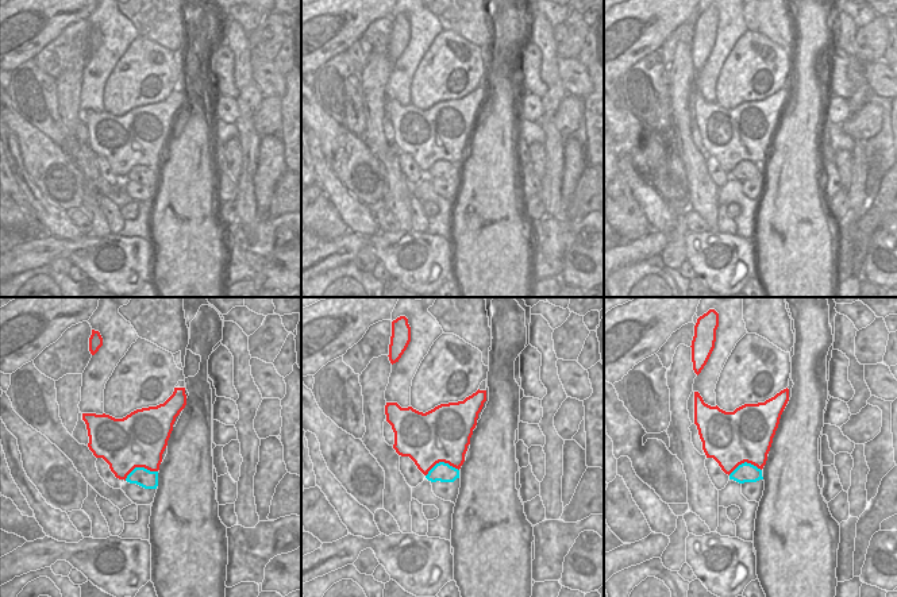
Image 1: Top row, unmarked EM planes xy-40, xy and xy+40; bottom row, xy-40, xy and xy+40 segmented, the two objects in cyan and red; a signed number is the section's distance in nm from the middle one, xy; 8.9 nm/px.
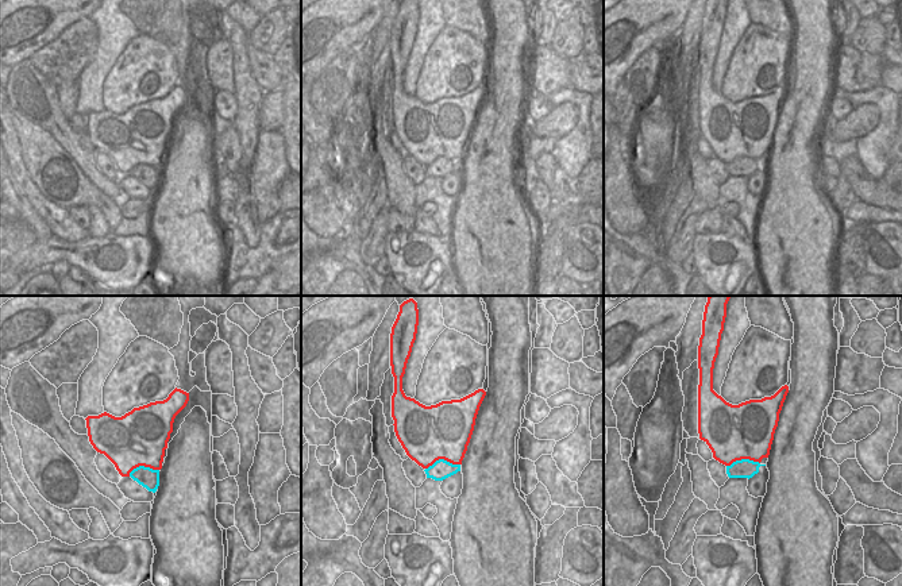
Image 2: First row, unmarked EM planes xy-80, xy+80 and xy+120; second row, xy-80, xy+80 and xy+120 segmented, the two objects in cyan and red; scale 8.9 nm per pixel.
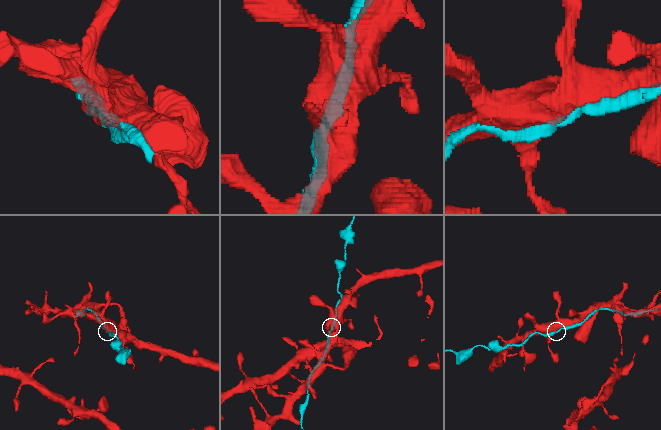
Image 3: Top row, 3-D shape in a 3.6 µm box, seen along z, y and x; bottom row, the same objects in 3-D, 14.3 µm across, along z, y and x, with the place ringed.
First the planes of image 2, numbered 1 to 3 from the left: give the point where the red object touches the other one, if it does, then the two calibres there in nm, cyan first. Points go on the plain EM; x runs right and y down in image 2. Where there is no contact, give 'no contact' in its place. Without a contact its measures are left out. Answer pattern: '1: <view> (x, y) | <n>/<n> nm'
1: xy-80 (142, 164) | 180/480 nm
2: xy+80 (442, 157) | 170/480 nm
3: xy+120 (743, 157) | 170/480 nm

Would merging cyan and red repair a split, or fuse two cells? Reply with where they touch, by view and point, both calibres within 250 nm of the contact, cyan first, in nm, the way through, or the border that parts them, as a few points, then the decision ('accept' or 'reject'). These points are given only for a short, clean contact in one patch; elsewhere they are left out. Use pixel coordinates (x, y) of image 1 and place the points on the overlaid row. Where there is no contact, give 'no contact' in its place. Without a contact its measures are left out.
contact xy-40 (139, 468); calibres 170 and 480 nm; reject

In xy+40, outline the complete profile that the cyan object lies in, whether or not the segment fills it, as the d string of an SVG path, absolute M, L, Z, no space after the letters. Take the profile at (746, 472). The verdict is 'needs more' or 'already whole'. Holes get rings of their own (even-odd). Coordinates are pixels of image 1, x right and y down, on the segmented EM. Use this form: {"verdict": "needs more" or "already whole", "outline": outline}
{"verdict": "already whole", "outline": "M742 463L739 465L731 474L729 479L734 479L739 484L744 482L757 482L759 479L763 479L762 470L751 463Z"}

